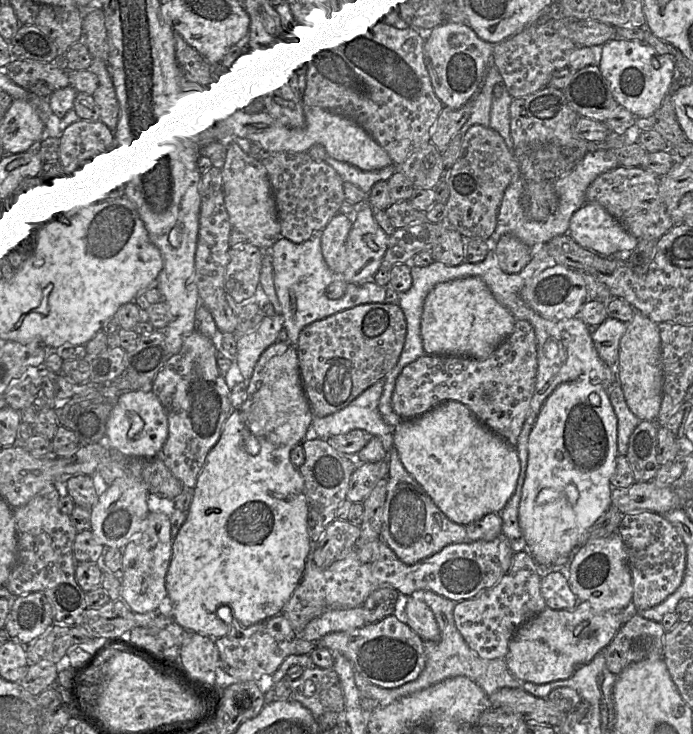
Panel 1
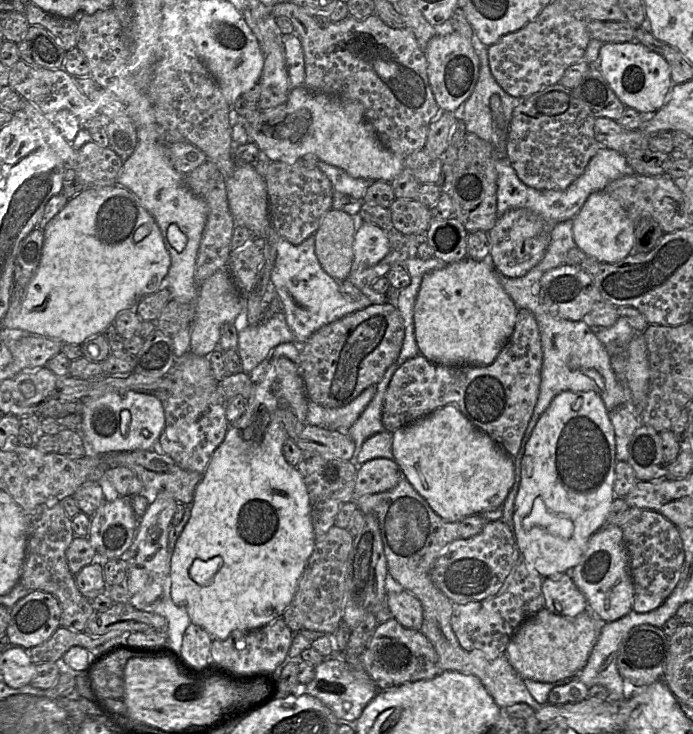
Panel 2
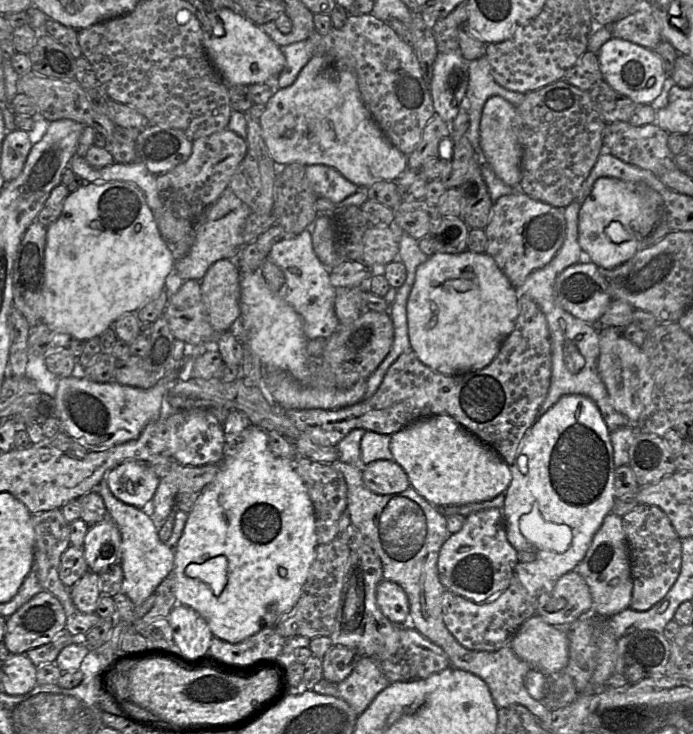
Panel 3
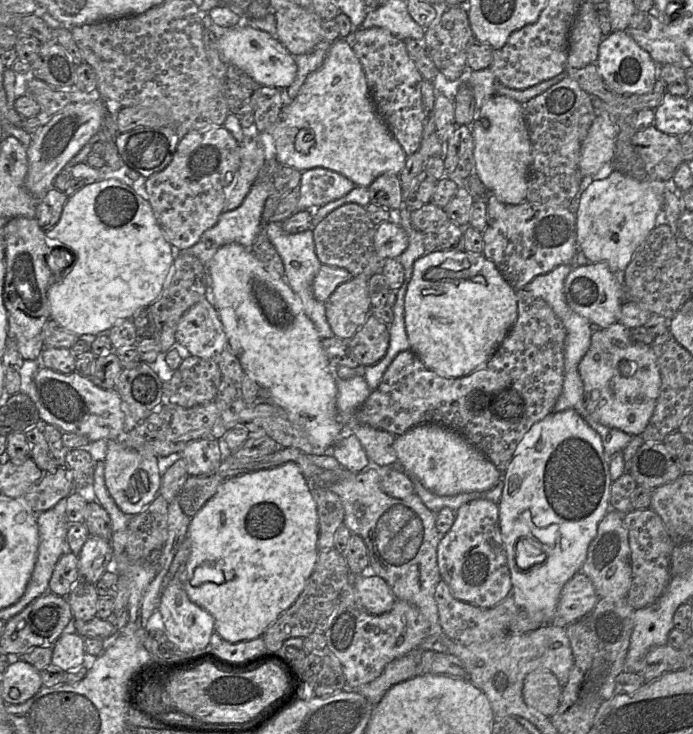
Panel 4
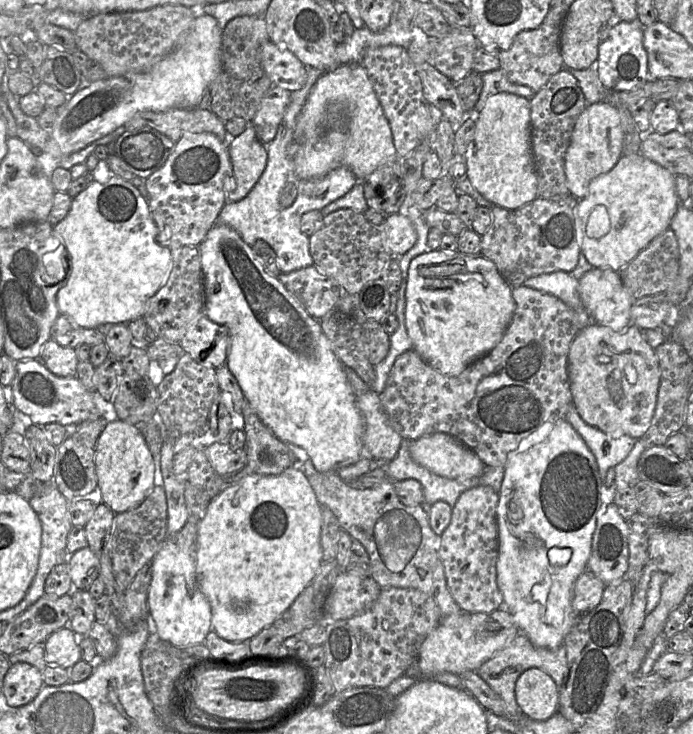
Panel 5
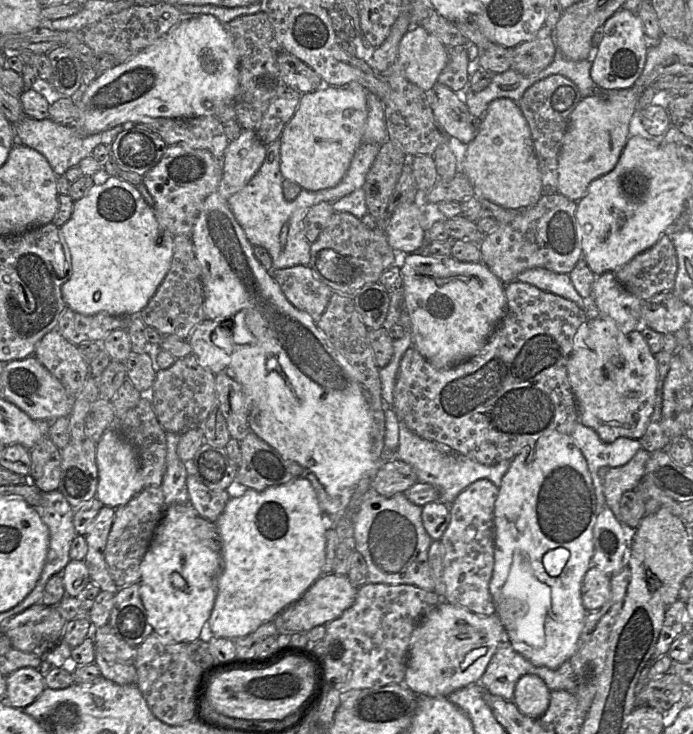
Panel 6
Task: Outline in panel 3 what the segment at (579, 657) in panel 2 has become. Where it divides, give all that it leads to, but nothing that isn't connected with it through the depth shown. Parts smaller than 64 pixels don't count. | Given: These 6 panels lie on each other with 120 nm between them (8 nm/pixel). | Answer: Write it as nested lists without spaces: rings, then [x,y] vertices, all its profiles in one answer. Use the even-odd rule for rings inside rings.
[[[534,615],[509,643],[518,658],[548,677],[562,673],[569,661],[569,641],[564,630]]]

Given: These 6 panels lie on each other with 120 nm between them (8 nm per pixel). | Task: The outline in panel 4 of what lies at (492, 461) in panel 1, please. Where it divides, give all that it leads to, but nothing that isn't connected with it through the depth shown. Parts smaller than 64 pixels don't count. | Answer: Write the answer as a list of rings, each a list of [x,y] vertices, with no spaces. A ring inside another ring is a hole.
[[[423,423],[409,429],[396,436],[394,448],[397,453],[396,465],[440,496],[486,492],[493,489],[502,477],[494,464],[468,439],[440,424]]]

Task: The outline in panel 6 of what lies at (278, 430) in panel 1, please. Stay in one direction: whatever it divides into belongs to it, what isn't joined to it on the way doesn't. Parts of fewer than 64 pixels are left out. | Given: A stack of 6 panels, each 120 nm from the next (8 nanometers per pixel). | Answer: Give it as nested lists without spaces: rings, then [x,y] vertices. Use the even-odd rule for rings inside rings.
[[[299,477],[290,483],[263,491],[247,488],[241,496],[230,497],[216,521],[216,527],[221,538],[221,571],[217,595],[208,619],[212,636],[229,639],[247,636],[300,599],[323,575],[326,530],[317,495],[307,479]]]

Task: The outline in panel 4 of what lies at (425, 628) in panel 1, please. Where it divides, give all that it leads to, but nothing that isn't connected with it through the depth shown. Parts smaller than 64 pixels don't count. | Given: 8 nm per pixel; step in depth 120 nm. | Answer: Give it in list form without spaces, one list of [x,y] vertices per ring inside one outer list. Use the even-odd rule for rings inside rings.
[[[376,575],[354,576],[353,587],[360,604],[373,615],[381,615],[390,611],[396,600],[387,582]]]

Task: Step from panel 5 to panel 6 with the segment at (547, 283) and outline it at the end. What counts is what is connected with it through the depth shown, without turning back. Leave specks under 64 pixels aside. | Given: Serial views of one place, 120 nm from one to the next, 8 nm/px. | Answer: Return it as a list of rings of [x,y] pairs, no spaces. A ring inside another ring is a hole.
[[[531,268],[519,273],[516,280],[571,300],[584,310],[585,300],[574,288],[568,274],[556,273],[544,268]]]

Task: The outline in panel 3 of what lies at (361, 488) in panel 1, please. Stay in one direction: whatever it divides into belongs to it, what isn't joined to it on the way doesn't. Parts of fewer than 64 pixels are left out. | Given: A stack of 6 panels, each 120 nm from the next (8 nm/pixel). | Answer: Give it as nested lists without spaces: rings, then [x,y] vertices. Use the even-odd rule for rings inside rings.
[[[376,460],[361,467],[365,486],[376,494],[398,494],[411,487],[407,474],[396,461]]]

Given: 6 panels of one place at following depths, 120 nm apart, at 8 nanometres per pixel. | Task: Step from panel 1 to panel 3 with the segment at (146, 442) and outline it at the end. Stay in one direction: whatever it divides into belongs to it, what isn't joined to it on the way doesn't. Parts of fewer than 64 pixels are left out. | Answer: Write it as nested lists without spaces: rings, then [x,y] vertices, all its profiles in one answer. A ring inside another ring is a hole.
[[[185,355],[178,361],[171,359],[164,368],[164,377],[150,389],[124,386],[115,381],[96,383],[84,376],[59,378],[53,399],[60,431],[64,431],[89,452],[105,451],[137,439],[147,424],[160,418],[162,400],[167,401],[169,390],[178,381],[192,378],[196,359]]]

